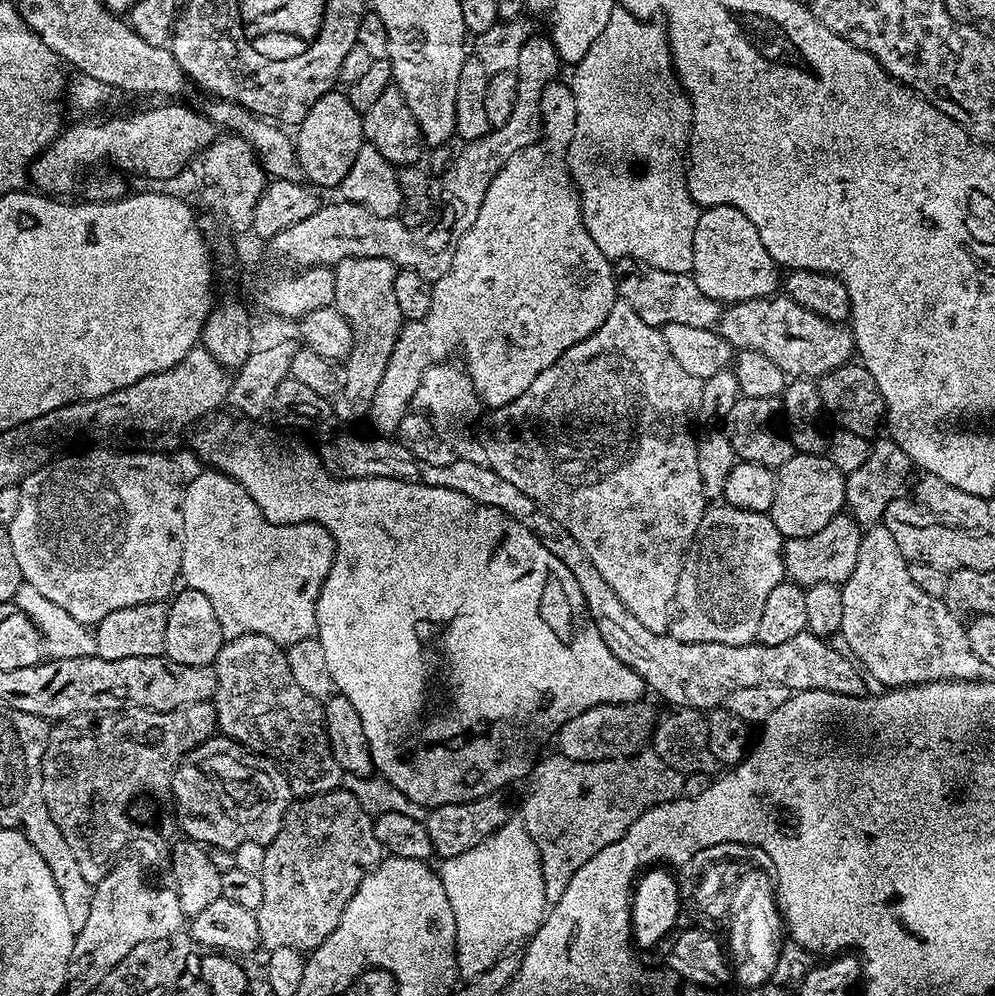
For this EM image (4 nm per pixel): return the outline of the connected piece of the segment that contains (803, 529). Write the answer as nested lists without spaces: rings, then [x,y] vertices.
[[[796,452],[781,468],[775,469],[776,489],[770,513],[774,526],[781,536],[793,540],[818,534],[834,517],[841,515],[844,508],[844,477],[830,462],[827,455]]]

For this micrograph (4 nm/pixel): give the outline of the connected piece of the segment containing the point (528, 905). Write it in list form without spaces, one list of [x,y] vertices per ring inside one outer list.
[[[509,819],[490,833],[478,846],[443,861],[438,868],[442,890],[450,898],[450,910],[454,910],[456,927],[456,966],[464,978],[481,976],[494,962],[501,960],[516,943],[527,941],[538,930],[550,907],[546,898],[546,886],[542,880],[542,862],[538,846],[530,838],[519,819]]]

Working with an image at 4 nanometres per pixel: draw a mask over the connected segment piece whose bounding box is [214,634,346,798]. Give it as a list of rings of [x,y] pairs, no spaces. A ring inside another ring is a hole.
[[[258,634],[239,636],[224,643],[214,667],[218,677],[216,720],[223,735],[279,764],[292,785],[293,797],[341,787],[340,779],[345,779],[346,773],[328,737],[324,704],[298,686],[281,645]]]

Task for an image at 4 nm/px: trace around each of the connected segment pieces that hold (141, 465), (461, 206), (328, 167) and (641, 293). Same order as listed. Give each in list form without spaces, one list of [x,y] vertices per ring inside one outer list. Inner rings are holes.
[[[108,446],[89,448],[92,448],[89,452],[80,452],[77,456],[61,455],[51,464],[45,464],[43,468],[26,477],[18,485],[22,498],[22,503],[18,506],[18,514],[14,514],[14,518],[7,526],[10,546],[14,546],[14,558],[18,561],[18,570],[24,576],[24,583],[34,586],[34,590],[38,590],[42,598],[50,598],[54,606],[62,606],[62,610],[66,610],[66,614],[70,614],[70,618],[74,618],[79,624],[95,626],[102,618],[106,618],[106,614],[114,614],[114,610],[164,602],[173,595],[180,576],[184,549],[184,488],[176,481],[176,468],[168,461],[167,455],[151,450],[111,452],[108,449],[111,447]]]
[[[532,34],[522,46],[519,53],[517,68],[515,70],[518,80],[518,98],[514,106],[514,114],[510,114],[510,122],[501,128],[492,128],[482,138],[469,140],[463,145],[464,149],[456,156],[452,169],[444,176],[444,185],[439,185],[438,215],[435,217],[436,233],[428,232],[424,240],[428,244],[455,245],[468,231],[478,218],[478,210],[486,198],[486,190],[490,190],[490,182],[502,170],[502,166],[514,154],[530,148],[538,140],[538,105],[540,94],[545,84],[555,81],[562,69],[560,55],[556,53],[551,40],[547,35]]]
[[[330,91],[310,106],[310,114],[306,114],[304,121],[298,125],[297,132],[300,133],[295,133],[294,141],[297,162],[300,165],[303,179],[317,189],[339,189],[342,178],[346,178],[346,174],[350,174],[350,166],[354,166],[354,158],[356,157],[358,147],[356,107],[349,102],[343,91]]]
[[[636,266],[633,272],[628,272],[618,280],[619,299],[626,301],[630,306],[634,306],[634,314],[642,318],[652,328],[660,328],[665,324],[681,323],[682,326],[698,326],[699,328],[715,329],[720,323],[720,313],[722,311],[721,301],[706,298],[702,290],[698,290],[696,281],[687,272],[674,274],[668,270],[658,270],[647,266]]]

